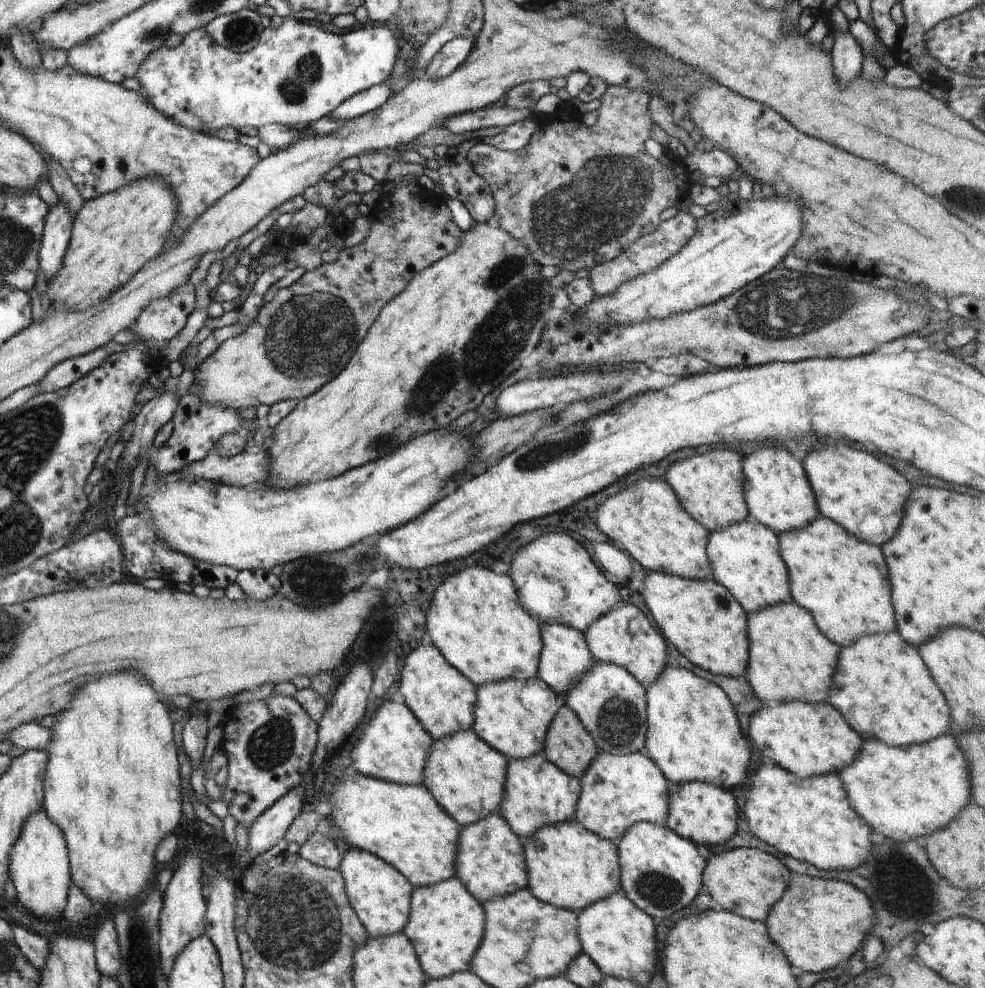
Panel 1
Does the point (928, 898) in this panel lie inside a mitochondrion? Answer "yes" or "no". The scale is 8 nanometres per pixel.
yes

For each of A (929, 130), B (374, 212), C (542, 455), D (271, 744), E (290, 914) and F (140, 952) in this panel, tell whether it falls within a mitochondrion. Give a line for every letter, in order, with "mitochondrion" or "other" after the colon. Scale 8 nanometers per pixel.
A: other
B: other
C: mitochondrion
D: mitochondrion
E: mitochondrion
F: mitochondrion

